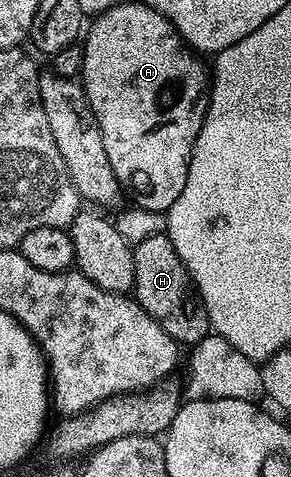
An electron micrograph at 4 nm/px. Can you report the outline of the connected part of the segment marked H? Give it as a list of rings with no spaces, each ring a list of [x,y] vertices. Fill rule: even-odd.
[[[168,233],[154,234],[133,246],[135,276],[132,297],[175,340],[178,347],[192,348],[211,333],[209,317],[204,306],[199,304],[193,280],[181,262],[175,244]]]

